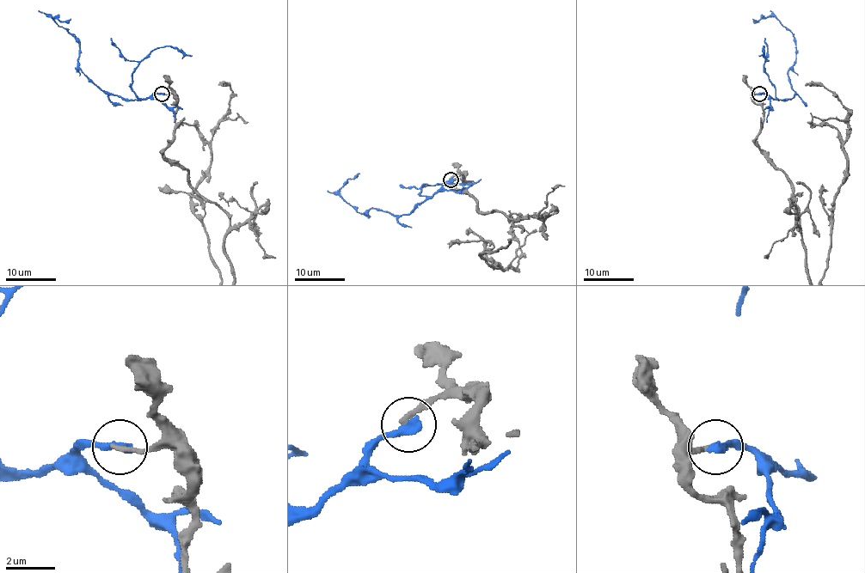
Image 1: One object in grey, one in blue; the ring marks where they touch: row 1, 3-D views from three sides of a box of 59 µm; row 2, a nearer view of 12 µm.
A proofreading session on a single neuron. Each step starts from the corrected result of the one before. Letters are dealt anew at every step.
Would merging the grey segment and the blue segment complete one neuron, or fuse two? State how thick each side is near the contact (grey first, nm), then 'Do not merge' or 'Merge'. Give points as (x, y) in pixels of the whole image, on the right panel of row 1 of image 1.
Thickness 220 nm (grey) against 400 nm. Do not merge

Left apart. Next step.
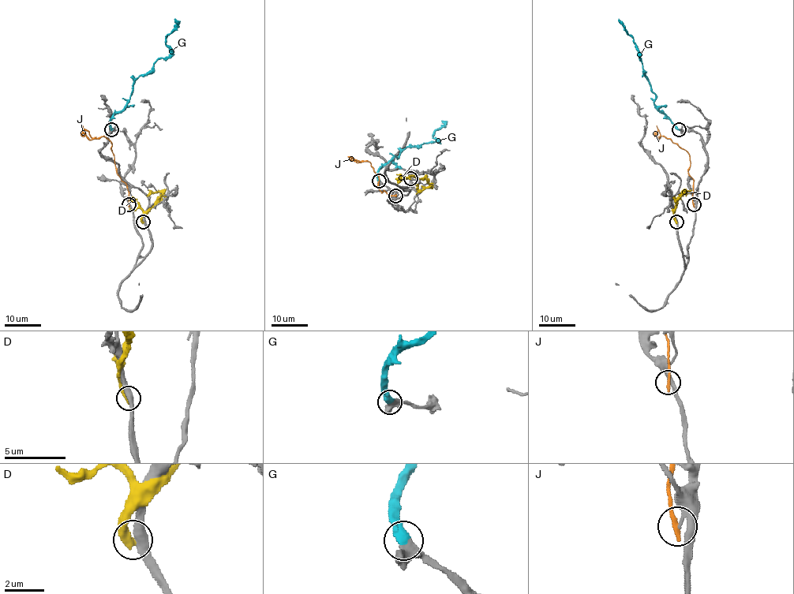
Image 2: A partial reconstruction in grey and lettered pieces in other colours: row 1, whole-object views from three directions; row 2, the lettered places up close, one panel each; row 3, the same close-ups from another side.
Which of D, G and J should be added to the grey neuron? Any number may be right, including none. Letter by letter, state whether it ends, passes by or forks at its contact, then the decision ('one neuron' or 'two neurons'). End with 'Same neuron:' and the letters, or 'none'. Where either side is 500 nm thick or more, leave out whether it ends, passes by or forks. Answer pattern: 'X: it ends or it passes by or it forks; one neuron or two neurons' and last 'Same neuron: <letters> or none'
D: it ends; two neurons
G: it ends; one neuron
J: it ends; two neurons
Same neuron: G

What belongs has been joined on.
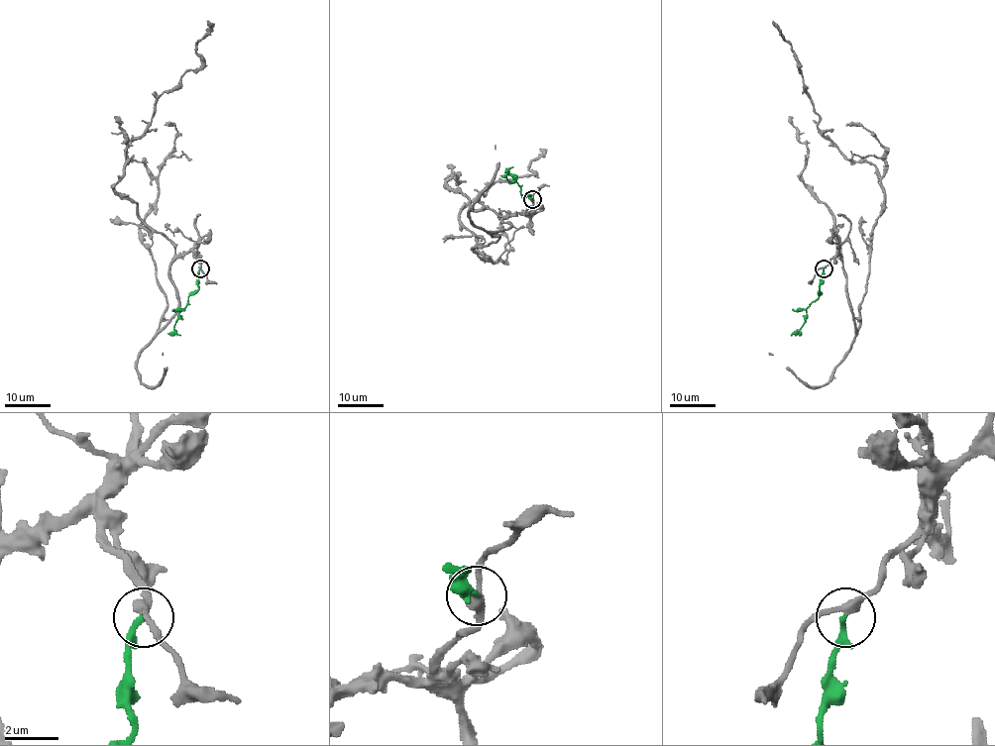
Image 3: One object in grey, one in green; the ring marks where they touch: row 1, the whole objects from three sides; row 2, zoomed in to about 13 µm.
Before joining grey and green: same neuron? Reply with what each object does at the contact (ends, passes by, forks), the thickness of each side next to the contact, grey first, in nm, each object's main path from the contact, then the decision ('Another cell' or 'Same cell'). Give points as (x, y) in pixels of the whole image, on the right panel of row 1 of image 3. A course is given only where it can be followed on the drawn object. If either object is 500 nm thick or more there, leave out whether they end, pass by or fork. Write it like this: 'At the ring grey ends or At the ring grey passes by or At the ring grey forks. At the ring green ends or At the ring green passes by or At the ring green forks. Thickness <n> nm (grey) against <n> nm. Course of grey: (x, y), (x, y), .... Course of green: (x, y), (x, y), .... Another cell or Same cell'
At the ring grey passes by. At the ring green passes by. Thickness 320 nm (grey) against 160 nm. Course of grey: (824, 268), (838, 252), (857, 329), (884, 193), (874, 165), (847, 159), (818, 127), (797, 57), (773, 21). Course of green: (824, 268), (820, 295), (806, 310), (802, 328), (790, 335). Same cell

